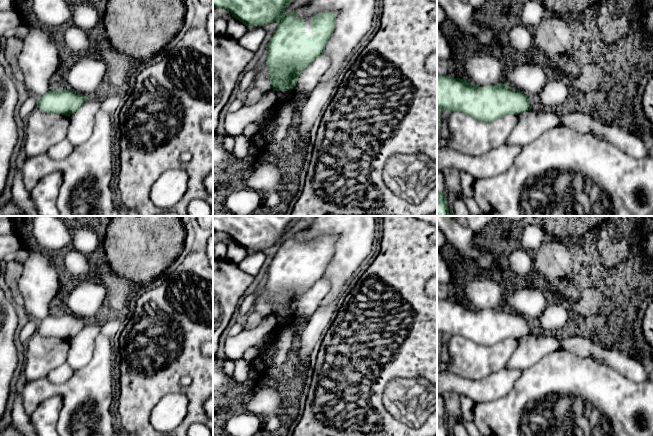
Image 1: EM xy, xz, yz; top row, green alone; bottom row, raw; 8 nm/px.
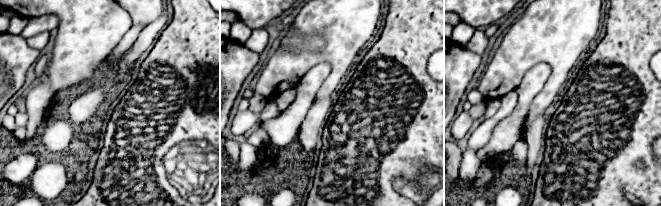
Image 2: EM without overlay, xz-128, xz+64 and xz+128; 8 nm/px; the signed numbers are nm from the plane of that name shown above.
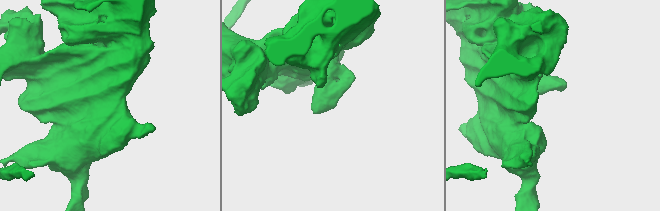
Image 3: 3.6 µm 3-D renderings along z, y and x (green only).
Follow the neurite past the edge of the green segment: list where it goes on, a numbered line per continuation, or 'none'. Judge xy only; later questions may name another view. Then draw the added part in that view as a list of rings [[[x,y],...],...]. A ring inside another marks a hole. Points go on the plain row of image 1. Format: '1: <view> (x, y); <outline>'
none

